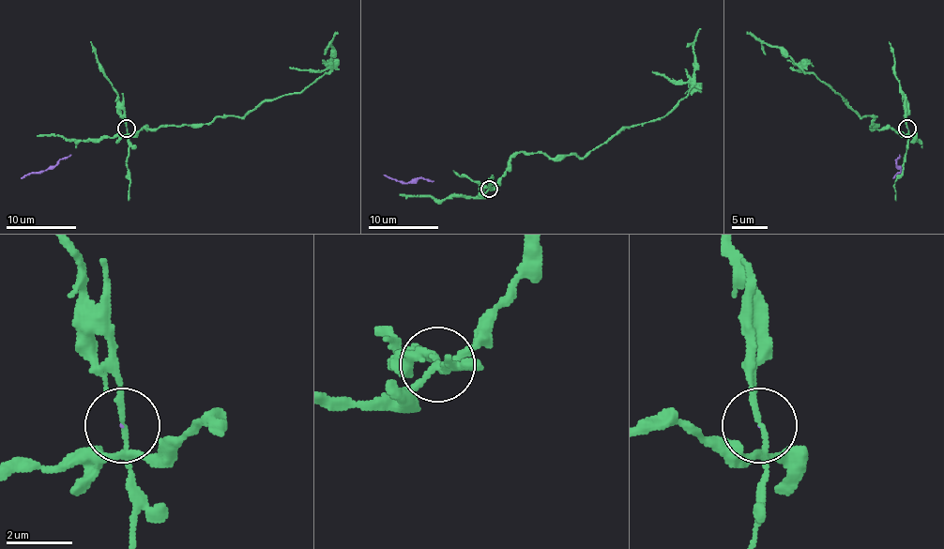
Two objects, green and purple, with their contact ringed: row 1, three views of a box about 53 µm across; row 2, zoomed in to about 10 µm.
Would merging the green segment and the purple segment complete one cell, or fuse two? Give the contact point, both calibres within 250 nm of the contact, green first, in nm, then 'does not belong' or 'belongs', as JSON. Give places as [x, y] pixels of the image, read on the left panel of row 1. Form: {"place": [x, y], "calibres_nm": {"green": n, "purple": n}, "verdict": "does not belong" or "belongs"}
{"place": [126, 129], "calibres_nm": {"green": 120, "purple": 30}, "verdict": "does not belong"}

